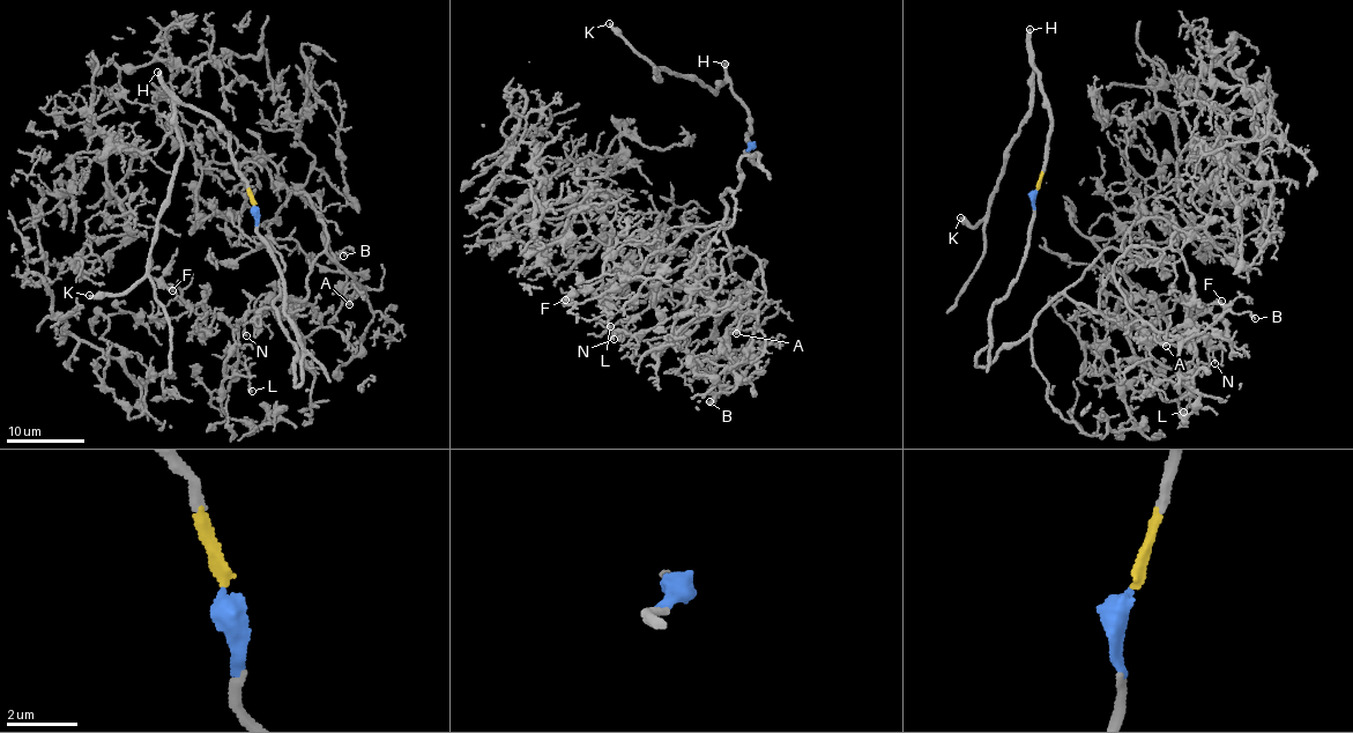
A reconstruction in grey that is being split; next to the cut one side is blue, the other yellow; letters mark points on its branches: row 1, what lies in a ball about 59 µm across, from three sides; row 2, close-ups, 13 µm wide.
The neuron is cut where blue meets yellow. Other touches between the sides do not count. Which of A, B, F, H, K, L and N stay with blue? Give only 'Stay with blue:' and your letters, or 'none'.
Stay with blue: A, B, F, L, N

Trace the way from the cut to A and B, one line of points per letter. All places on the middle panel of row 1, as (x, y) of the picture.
A: (750, 146), (753, 163), (744, 156), (740, 185), (720, 198), (723, 236), (756, 257), (765, 294), (735, 334)
B: (750, 146), (720, 198), (723, 236), (765, 294), (710, 401)

